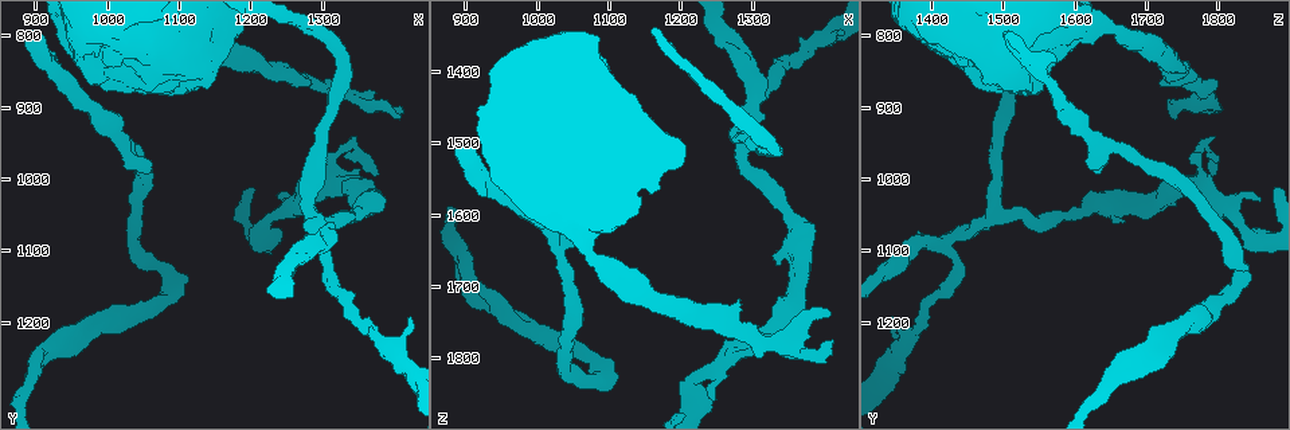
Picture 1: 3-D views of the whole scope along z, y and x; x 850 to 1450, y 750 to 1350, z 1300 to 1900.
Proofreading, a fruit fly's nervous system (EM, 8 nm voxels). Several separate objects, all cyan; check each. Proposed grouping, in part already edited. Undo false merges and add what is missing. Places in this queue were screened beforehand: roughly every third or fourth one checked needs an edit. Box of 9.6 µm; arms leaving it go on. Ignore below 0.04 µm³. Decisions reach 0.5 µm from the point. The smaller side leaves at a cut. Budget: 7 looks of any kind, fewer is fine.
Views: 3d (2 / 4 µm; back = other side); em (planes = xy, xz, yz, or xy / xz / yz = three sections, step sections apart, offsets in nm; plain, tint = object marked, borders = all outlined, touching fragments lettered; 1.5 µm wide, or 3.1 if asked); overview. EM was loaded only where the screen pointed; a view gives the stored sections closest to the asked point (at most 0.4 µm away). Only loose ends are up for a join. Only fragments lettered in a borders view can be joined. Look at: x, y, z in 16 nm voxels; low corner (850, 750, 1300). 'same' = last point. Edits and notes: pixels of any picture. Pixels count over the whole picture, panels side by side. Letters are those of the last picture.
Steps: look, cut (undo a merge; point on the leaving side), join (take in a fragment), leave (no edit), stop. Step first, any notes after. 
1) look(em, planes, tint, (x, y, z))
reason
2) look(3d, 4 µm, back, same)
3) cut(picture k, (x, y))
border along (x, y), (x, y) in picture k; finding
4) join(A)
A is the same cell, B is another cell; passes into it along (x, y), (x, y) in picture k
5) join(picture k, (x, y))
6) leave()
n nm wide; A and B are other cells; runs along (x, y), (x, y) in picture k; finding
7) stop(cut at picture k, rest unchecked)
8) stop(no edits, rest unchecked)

look(3d, 2 µm, (1335, 1060, 1670))
branch stops here

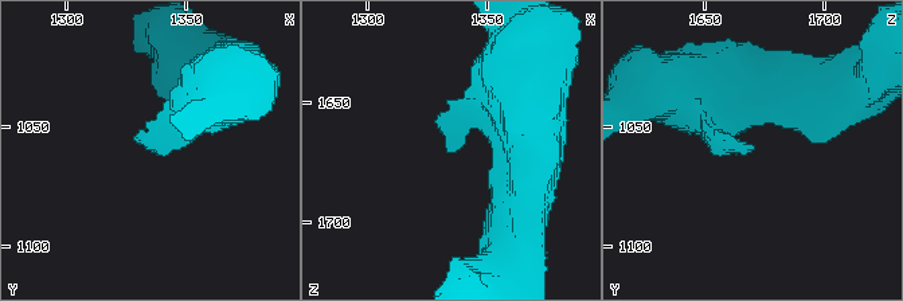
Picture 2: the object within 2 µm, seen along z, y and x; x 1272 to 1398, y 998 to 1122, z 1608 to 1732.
look(em, xy, step 4, borders, (1335, 1058, 1669))

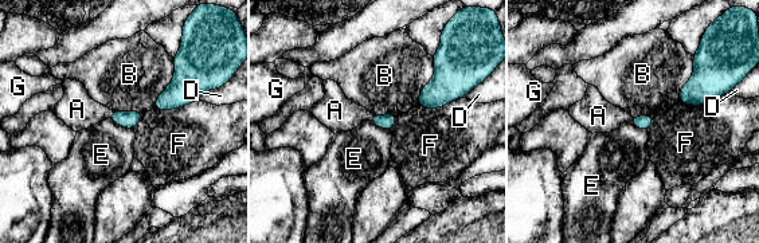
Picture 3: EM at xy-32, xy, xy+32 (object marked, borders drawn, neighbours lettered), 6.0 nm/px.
join(A)
B touches over 320 nm; A is the same cell, B, D, E, F and G are other cells; passes into it along (129, 120), (112, 114), (77, 109) in picture 3; the neuron continues

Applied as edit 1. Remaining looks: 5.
look(overview)

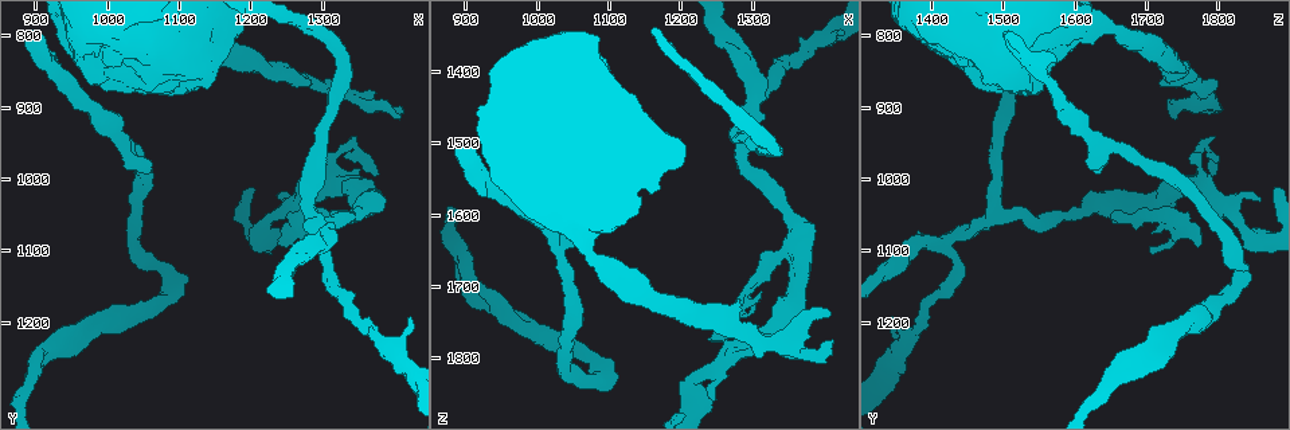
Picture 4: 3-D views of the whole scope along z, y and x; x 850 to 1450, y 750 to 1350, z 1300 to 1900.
look(em, planes, borders, (1280, 865, 1720))
free end

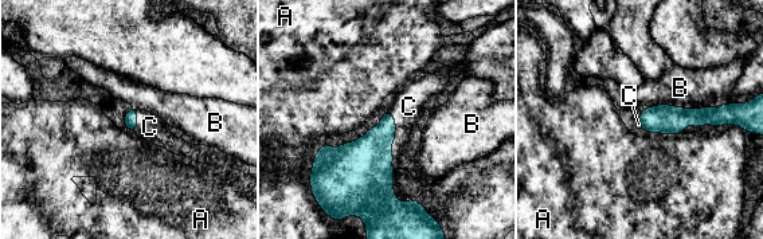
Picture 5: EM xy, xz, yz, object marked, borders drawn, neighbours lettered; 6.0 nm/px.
join(C)
B touches over 260 nm; C is the same cell, A and B are other cells; it goes on there

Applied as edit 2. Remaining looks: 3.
look(3d, 2 µm, (885, 795, 1505))
an open end

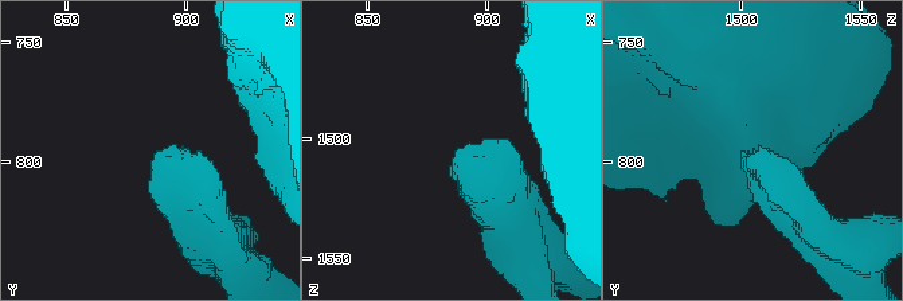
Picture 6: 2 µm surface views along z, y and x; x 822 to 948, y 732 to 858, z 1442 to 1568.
look(em, planes, tint, (886, 796, 1505))

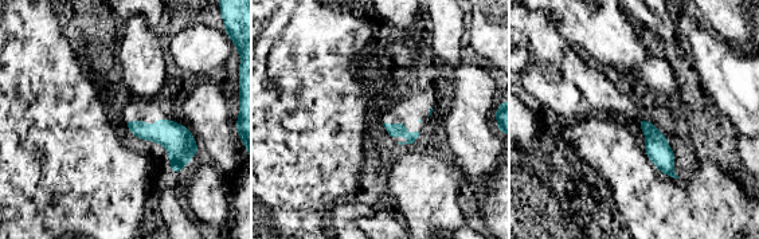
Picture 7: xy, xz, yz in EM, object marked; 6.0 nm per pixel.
look(em, planes, borders, same)

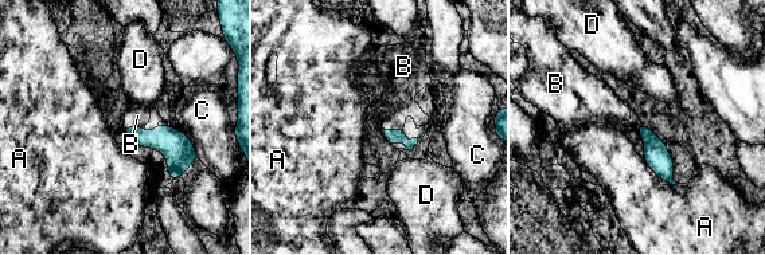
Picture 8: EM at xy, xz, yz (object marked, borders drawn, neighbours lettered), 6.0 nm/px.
join(B)
B is the same cell, A, C and D are other cells; passes into it along (172, 144), (135, 128), (137, 116) in picture 8; the neuron continues

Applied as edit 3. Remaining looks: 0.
stop(join at picture 3, join at picture 5, join at picture 8, rest unchecked)

